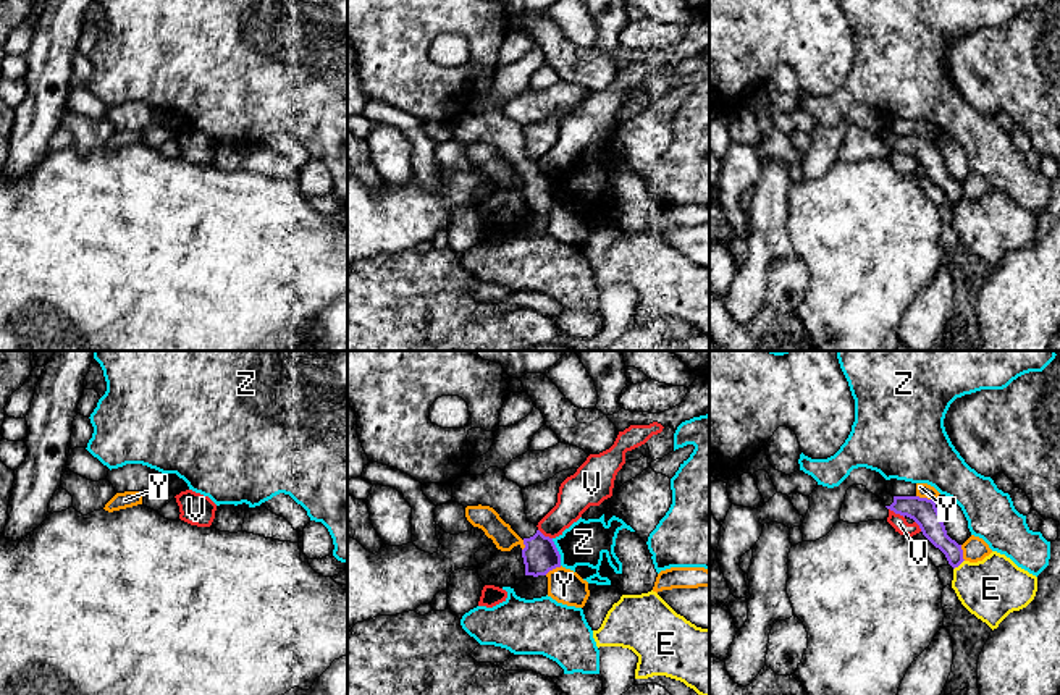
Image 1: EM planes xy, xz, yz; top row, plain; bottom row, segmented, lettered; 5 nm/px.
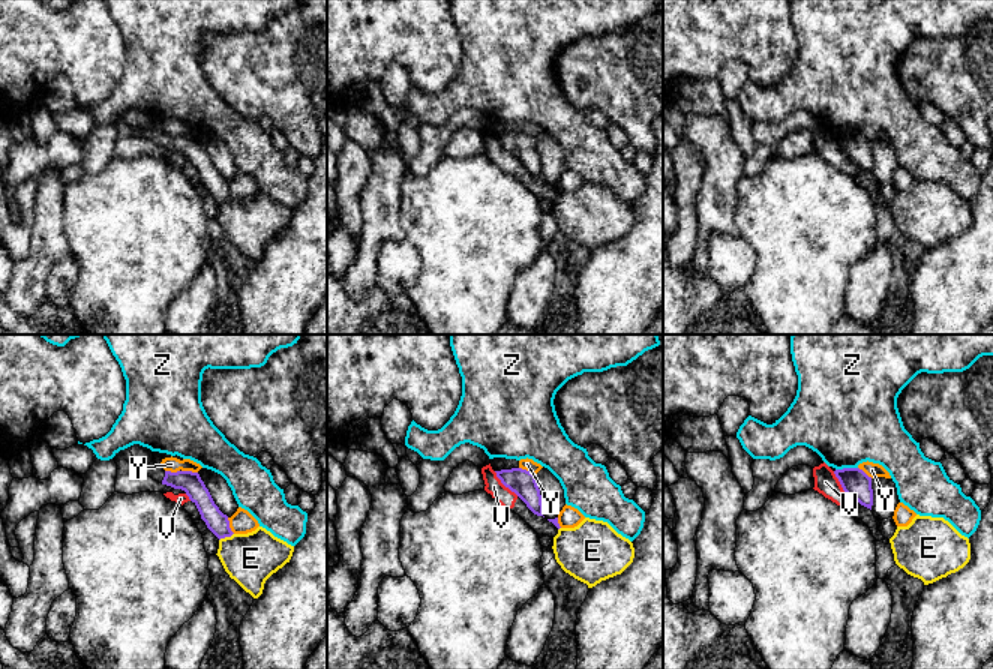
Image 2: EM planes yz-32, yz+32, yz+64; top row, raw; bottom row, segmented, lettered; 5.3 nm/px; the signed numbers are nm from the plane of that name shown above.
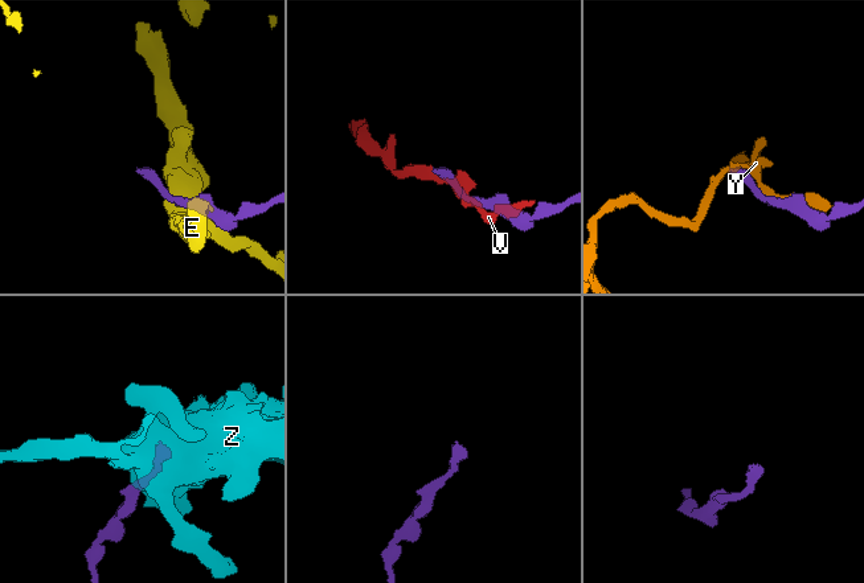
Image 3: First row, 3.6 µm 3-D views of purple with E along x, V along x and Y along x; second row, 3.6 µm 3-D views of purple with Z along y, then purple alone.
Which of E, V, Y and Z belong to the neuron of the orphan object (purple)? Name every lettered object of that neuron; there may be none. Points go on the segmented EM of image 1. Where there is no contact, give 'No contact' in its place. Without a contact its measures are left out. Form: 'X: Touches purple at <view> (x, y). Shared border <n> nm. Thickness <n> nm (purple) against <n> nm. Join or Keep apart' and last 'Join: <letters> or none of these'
E: Touches purple at yz (959, 564). Shared border 80 nm. Thickness 120 nm (purple) against 300 nm. Keep apart
V: Touches purple at yz (897, 513). Shared border 90 nm. Thickness 140 nm (purple) against 80 nm. Keep apart
Y: Touches purple at yz (925, 498). Shared border 90 nm. Thickness 140 nm (purple) against 80 nm. Keep apart
Z: Touches purple at xz (558, 551). Shared border 140 nm. Thickness 180 nm (purple) against 220 nm. Keep apart
Join: none of these

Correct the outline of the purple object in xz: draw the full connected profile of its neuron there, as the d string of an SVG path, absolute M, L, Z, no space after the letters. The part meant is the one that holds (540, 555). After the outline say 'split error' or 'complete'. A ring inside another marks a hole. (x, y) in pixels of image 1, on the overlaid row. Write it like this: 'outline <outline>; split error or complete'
outline M490 467L482 475L462 474L452 485L452 501L467 506L490 506L524 540L525 575L546 575L561 567L561 554L553 538L545 537L527 519L522 488L507 480L504 470Z; split error

